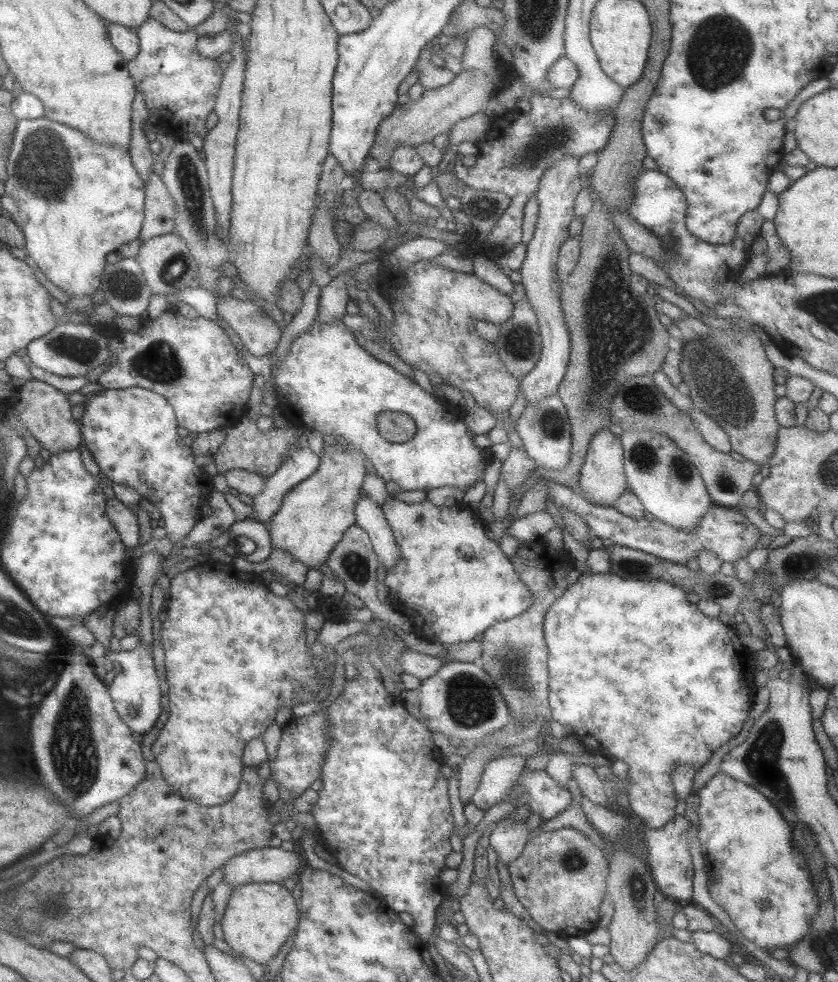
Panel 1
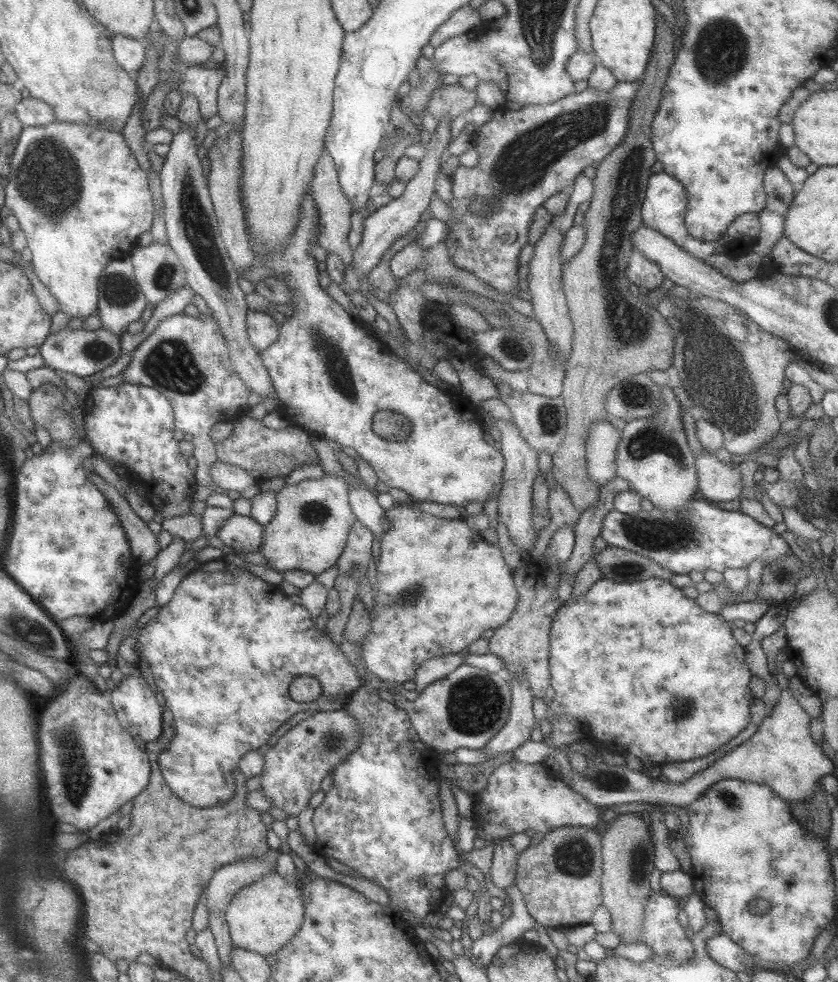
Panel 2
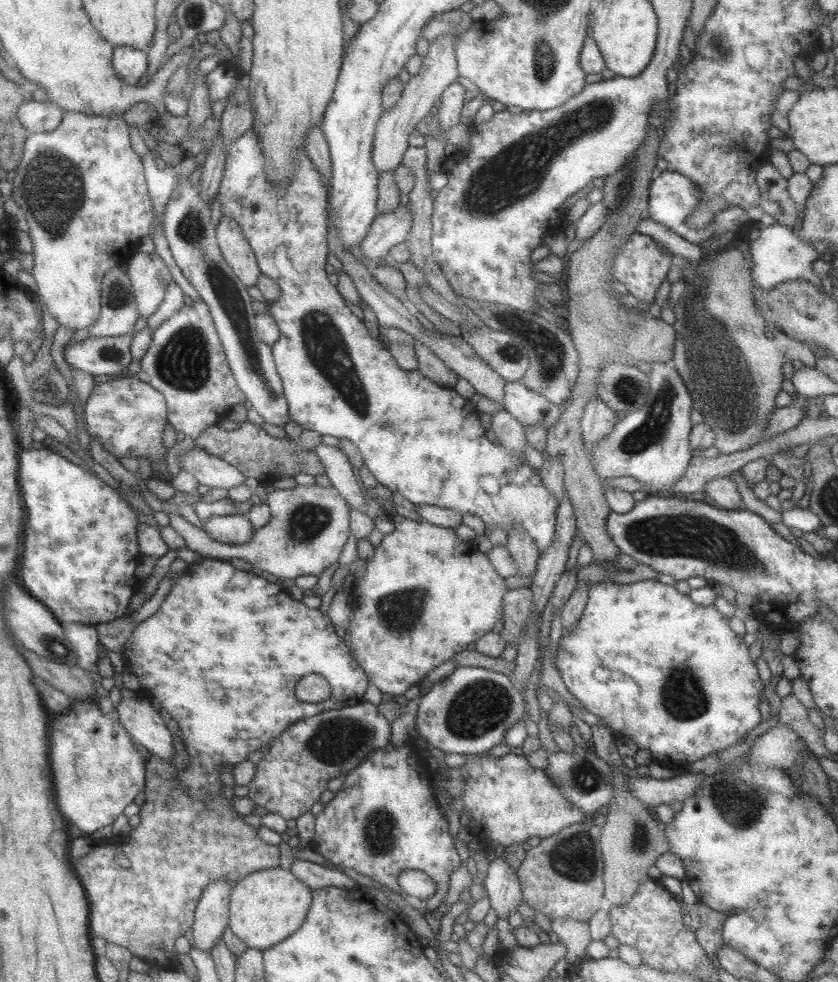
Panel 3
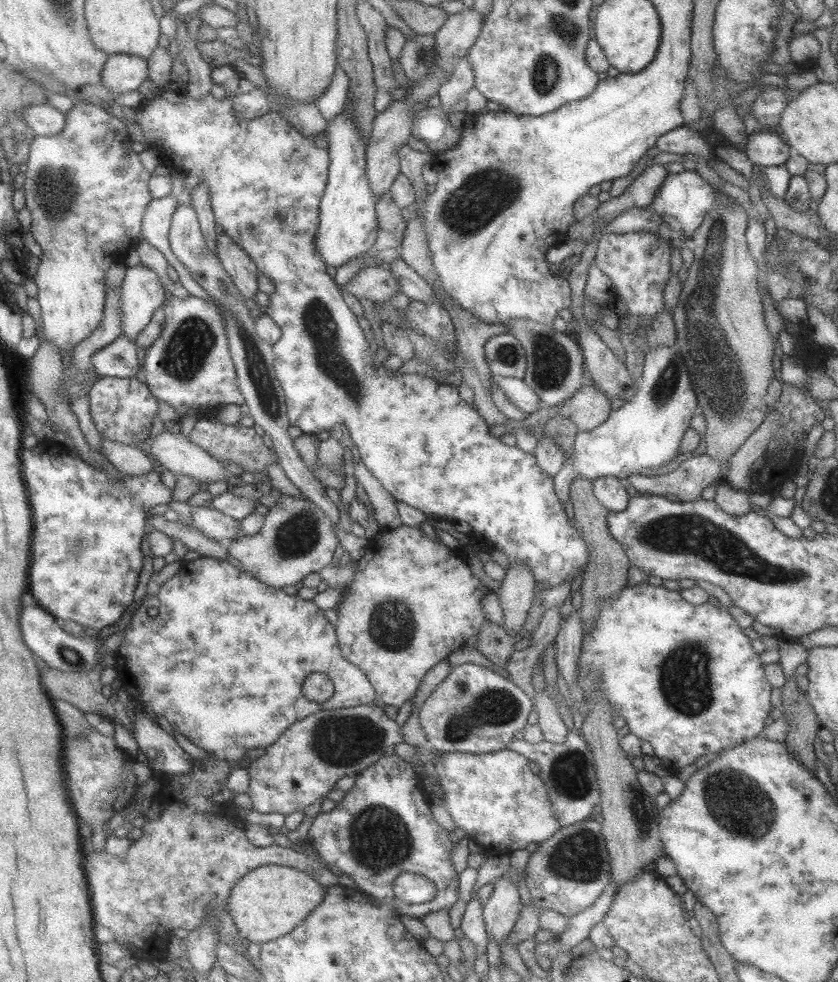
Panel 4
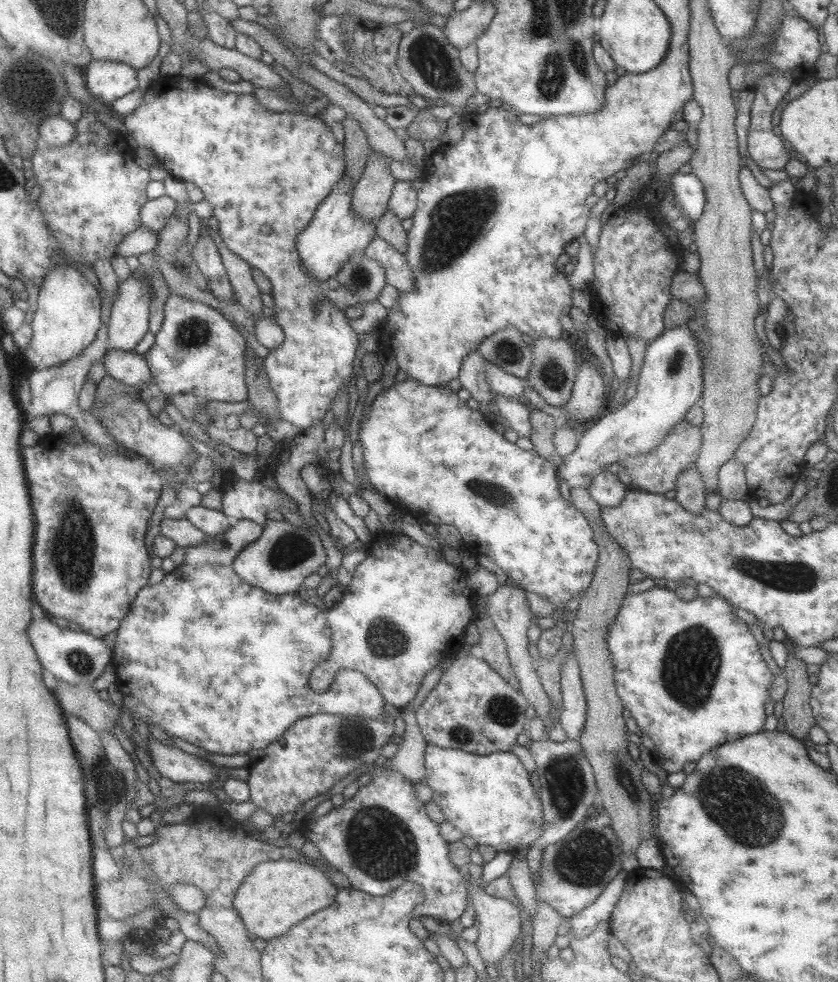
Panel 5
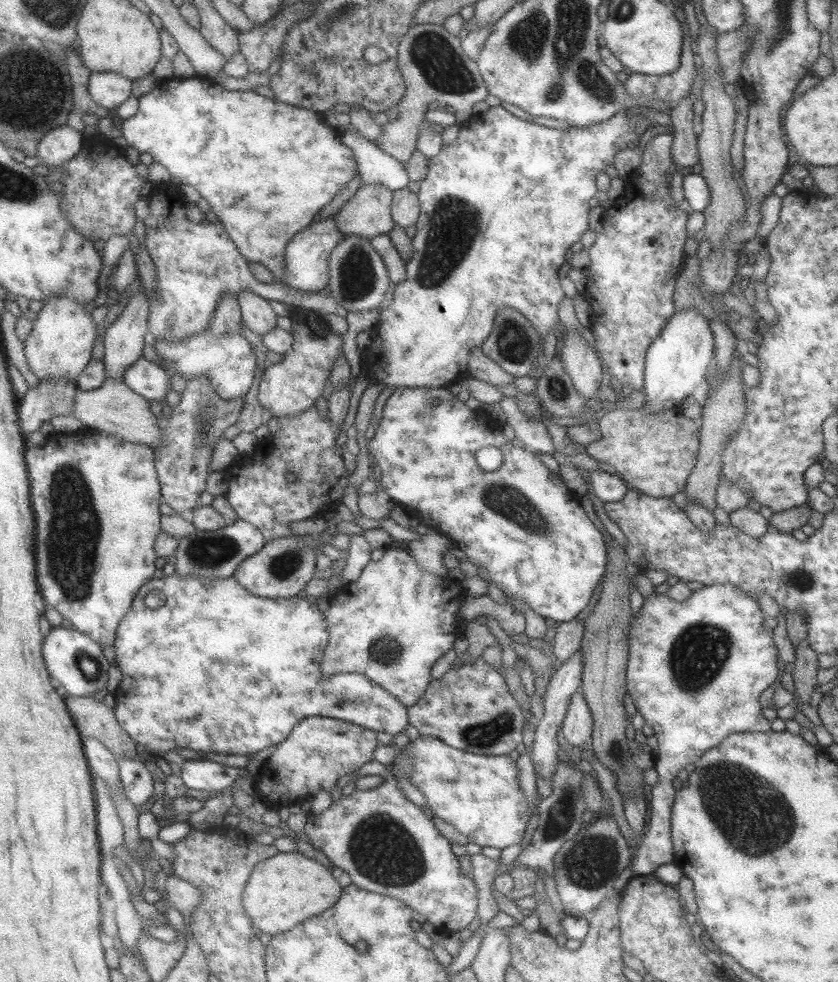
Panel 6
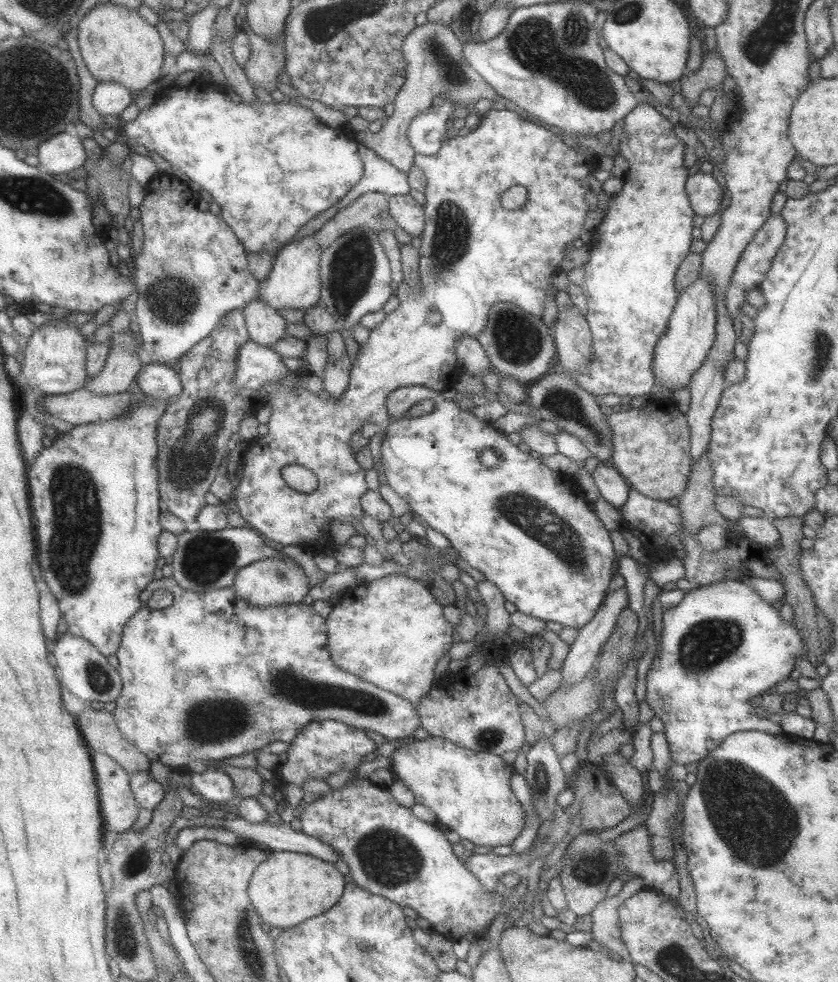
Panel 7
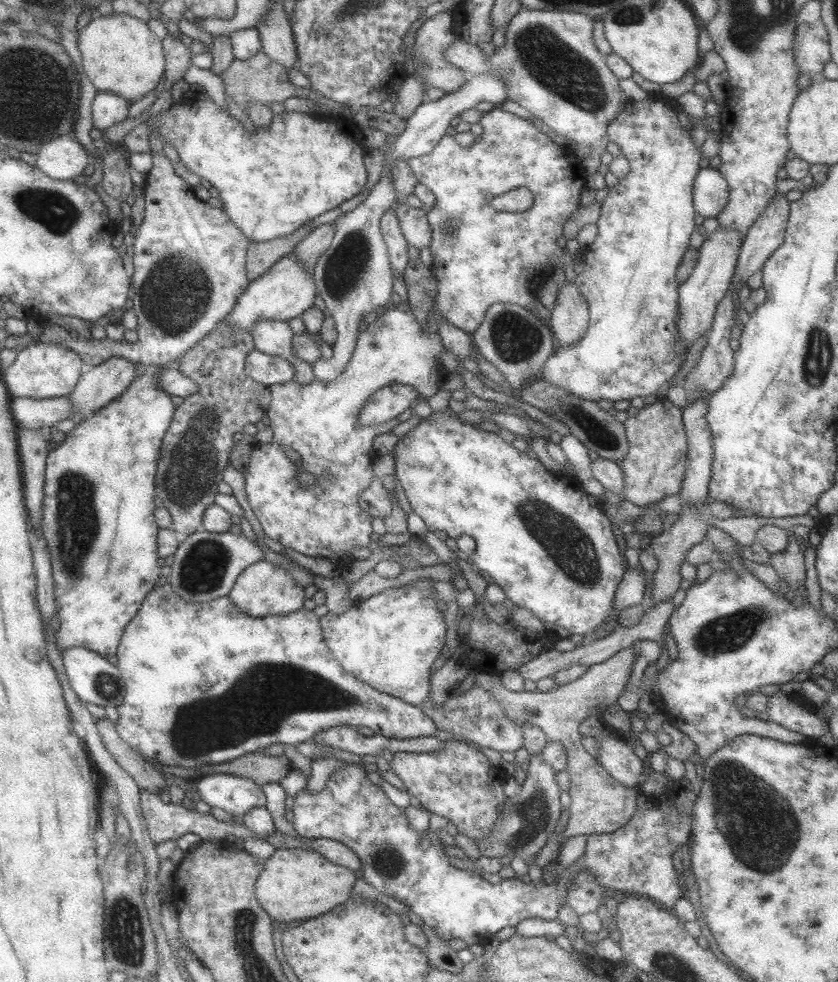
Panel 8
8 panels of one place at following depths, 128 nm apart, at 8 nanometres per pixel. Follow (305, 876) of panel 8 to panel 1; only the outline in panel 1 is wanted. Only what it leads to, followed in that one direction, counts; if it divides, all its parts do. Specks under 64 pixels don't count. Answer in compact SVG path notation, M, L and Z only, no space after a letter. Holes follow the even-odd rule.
M251 882L231 890L218 925L222 930L223 940L233 953L266 966L279 952L291 930L296 928L298 918L295 900L283 885L274 882Z

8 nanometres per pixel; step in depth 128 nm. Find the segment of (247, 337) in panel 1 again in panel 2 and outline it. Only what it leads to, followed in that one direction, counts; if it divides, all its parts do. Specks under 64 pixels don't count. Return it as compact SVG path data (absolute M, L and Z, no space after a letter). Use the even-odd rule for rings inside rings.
M248 309L245 314L247 337L257 350L265 350L278 338L278 317L269 311Z

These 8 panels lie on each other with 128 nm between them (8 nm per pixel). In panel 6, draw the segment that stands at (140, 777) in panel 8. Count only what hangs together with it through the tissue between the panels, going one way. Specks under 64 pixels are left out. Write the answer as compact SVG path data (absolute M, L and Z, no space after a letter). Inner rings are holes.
M62 695L67 711L82 736L97 740L117 759L137 759L135 744L115 721L113 709L96 702L92 696Z

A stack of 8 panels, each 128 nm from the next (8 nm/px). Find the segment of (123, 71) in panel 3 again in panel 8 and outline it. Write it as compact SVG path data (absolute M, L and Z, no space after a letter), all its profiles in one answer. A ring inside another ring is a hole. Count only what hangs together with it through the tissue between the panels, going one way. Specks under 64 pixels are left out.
M99 90L95 92L91 105L92 127L102 134L109 126L125 120L129 115L129 103L119 94Z

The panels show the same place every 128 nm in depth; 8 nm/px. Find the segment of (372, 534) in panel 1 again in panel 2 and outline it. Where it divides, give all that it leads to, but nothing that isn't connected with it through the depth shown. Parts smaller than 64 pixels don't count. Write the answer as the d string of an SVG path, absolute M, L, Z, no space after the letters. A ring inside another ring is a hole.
M349 483L347 498L356 520L371 530L373 537L377 536L378 540L381 540L381 535L385 531L380 520L384 518L385 510L379 506L375 496L372 496L366 488L356 483Z

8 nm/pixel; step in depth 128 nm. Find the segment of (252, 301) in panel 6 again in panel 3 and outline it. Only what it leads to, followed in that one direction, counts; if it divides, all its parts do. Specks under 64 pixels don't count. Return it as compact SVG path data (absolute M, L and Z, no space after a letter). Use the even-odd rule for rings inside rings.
M224 214L216 225L216 242L221 257L243 286L253 286L261 272L240 227Z

